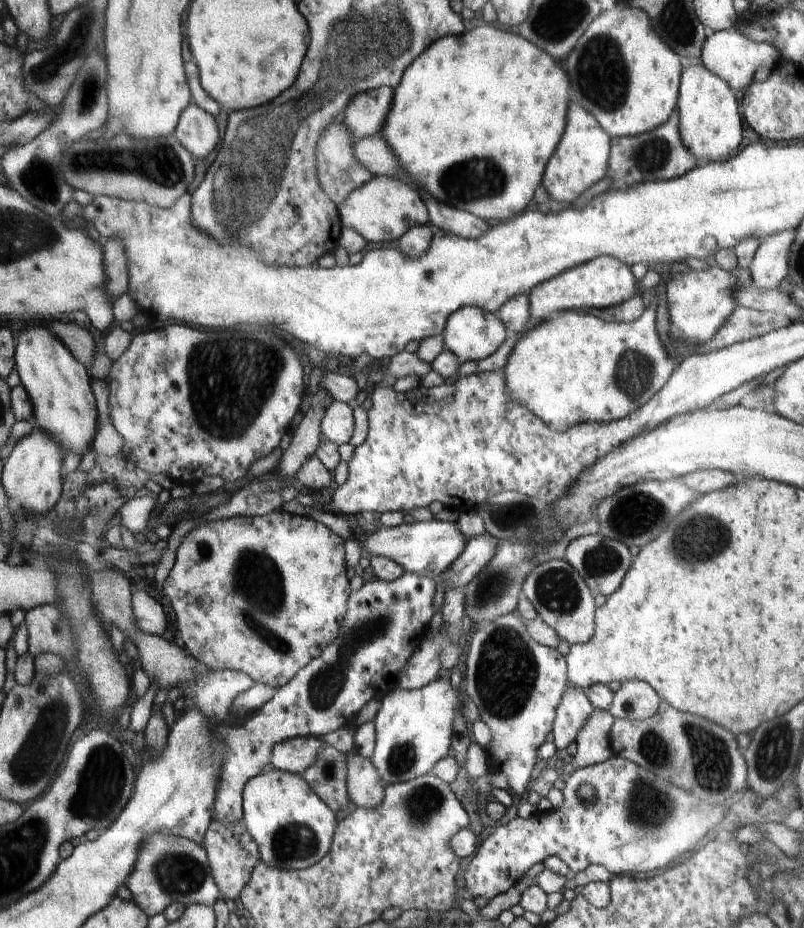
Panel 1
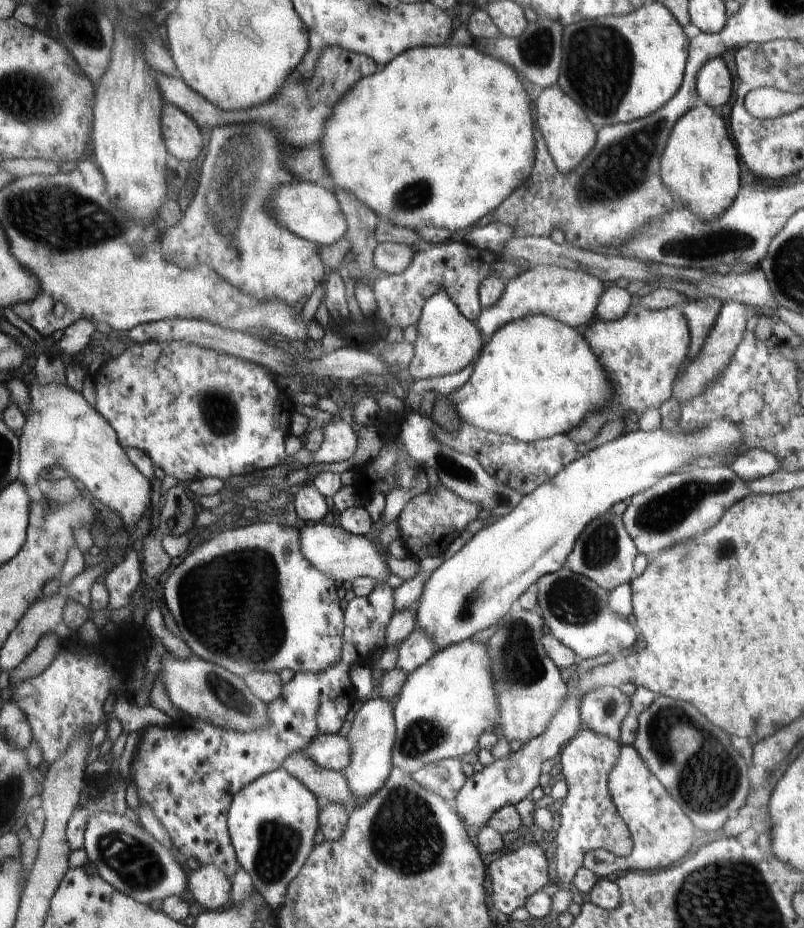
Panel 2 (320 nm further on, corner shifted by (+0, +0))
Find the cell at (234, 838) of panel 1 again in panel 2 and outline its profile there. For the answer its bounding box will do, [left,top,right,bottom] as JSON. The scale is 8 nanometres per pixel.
[187,866,232,911]

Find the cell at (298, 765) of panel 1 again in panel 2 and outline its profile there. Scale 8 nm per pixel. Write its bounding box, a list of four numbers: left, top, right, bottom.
[304,734,352,773]

